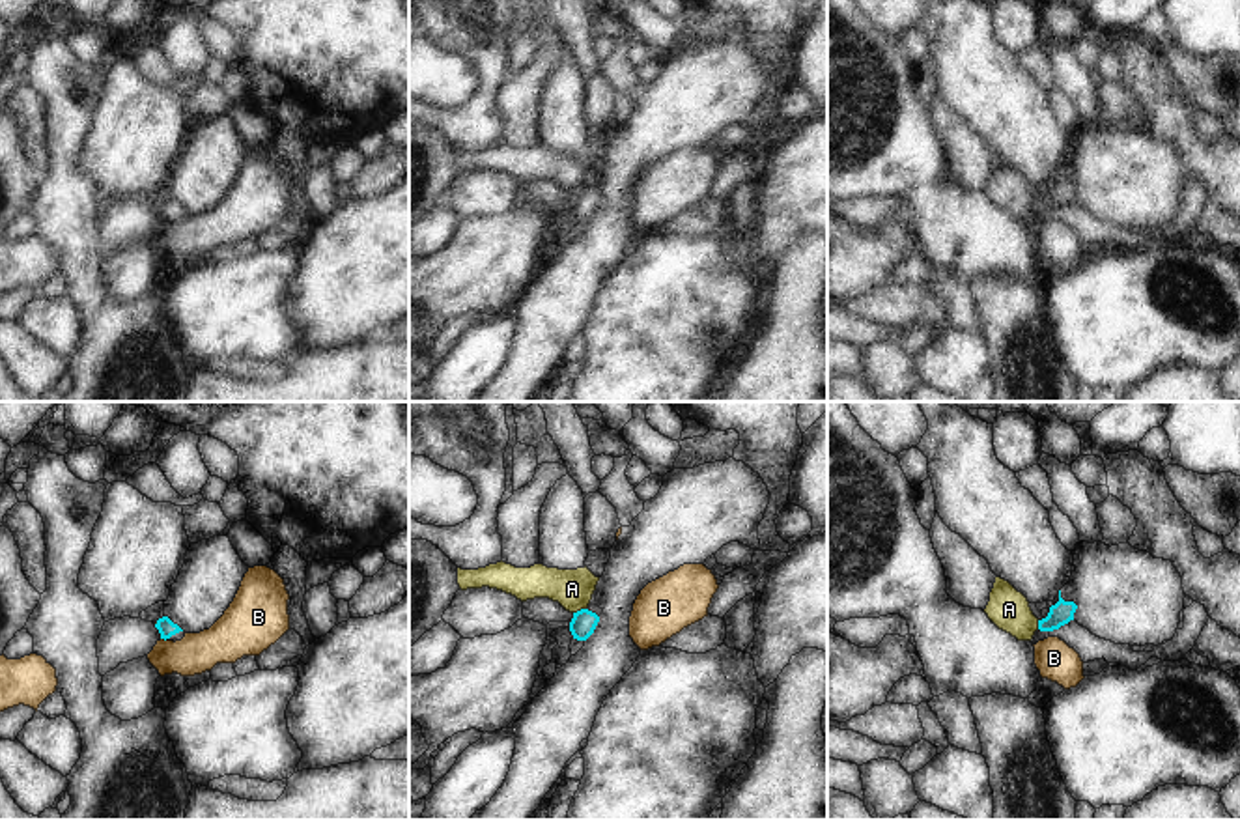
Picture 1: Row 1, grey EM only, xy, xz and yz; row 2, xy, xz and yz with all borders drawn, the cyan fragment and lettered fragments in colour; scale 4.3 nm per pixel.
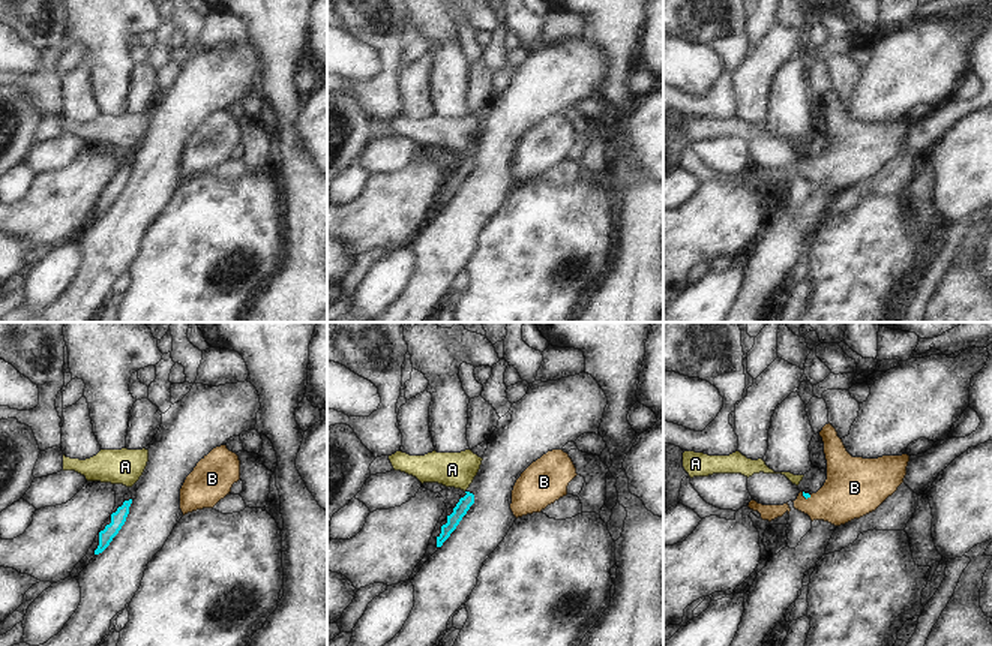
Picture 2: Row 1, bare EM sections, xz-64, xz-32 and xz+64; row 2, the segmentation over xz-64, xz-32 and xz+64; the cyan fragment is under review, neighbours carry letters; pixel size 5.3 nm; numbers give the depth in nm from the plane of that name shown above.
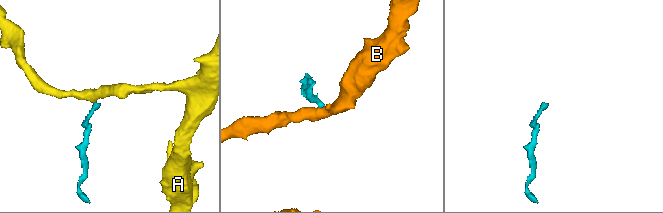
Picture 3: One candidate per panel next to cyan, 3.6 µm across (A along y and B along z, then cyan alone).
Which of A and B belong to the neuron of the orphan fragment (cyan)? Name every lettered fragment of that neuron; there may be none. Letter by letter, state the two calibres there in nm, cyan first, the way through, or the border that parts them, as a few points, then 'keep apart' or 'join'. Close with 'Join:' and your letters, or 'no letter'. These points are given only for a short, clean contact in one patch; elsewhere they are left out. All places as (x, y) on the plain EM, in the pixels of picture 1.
A: calibres 110 and 170 nm; border xz (585, 189), (574, 195); keep apart
B: calibres 80 and 180 nm; border xy (161, 219), (165, 223); keep apart
Join: no letter

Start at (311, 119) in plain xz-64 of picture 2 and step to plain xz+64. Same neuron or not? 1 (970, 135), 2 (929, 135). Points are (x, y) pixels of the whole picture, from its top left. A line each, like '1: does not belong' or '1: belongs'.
1: belongs
2: does not belong

